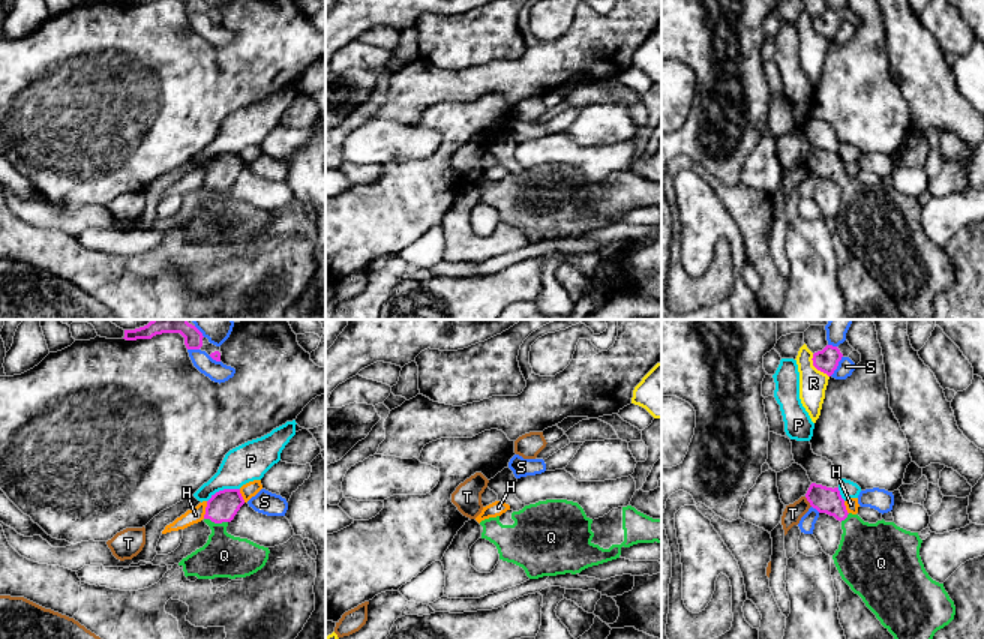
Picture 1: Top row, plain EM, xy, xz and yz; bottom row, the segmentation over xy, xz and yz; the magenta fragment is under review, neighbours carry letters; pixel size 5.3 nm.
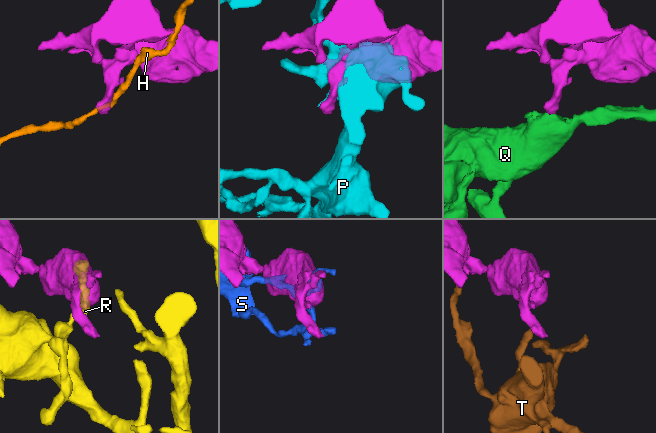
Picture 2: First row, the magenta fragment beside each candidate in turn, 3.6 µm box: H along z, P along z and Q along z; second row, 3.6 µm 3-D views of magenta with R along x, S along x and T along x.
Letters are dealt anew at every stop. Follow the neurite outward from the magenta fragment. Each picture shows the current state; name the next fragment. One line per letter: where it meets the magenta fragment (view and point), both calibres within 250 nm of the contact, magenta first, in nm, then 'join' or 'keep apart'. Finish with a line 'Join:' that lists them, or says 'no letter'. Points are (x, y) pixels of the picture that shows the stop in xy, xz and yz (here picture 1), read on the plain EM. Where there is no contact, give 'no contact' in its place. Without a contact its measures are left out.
H: meets magenta in xy at (206, 174); 160 nm thick on the magenta side, 90 nm on the other; keep apart
P: meets magenta in xy at (224, 153); 160 nm thick on the magenta side, 200 nm on the other; keep apart
Q: meets magenta in xy at (216, 186); 160 nm thick on the magenta side, 240 nm on the other; join
R: meets magenta in yz at (816, 32); 130 nm thick on the magenta side, 150 nm on the other; keep apart
S: meets magenta in yz at (837, 29); 130 nm thick on the magenta side, 90 nm on the other; keep apart
T: meets magenta in yz at (807, 164); 140 nm thick on the magenta side, 100 nm on the other; keep apart
Join: Q

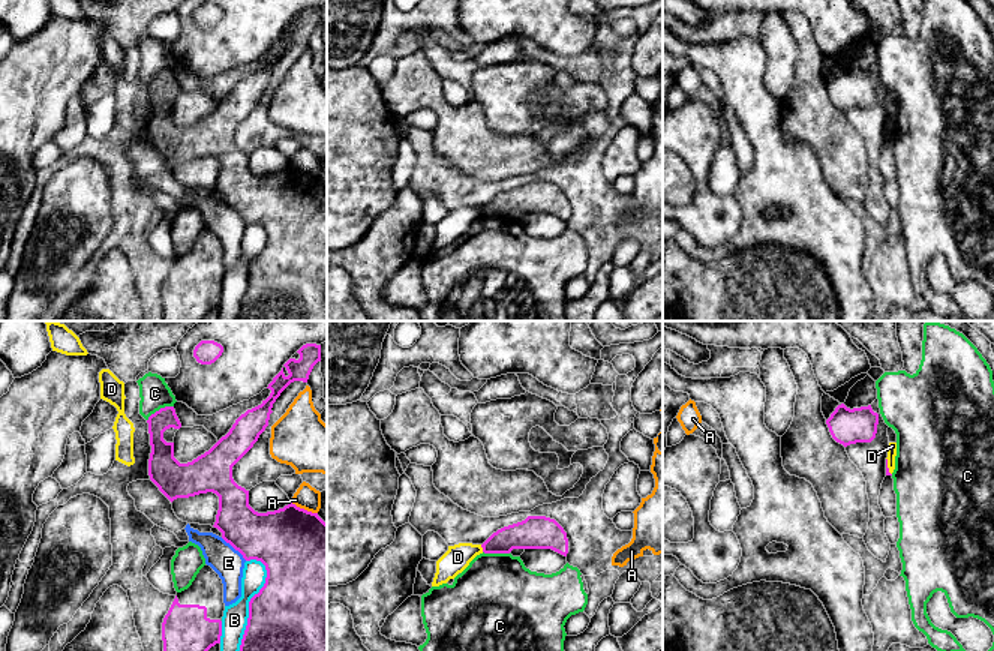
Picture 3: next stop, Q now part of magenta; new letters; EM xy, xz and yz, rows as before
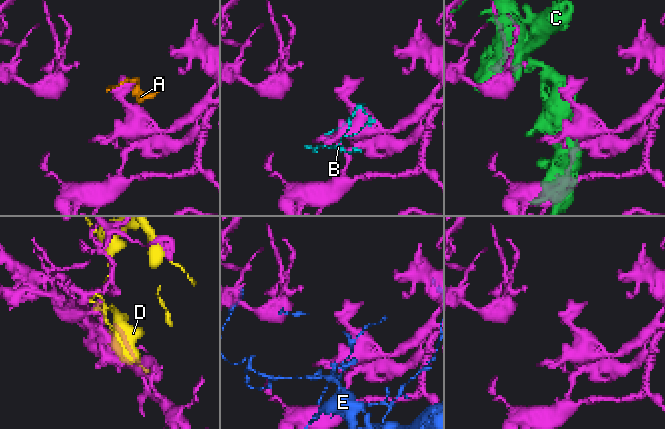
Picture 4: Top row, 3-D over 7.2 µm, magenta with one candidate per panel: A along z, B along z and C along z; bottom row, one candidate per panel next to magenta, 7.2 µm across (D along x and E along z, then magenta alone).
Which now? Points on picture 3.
A: meets magenta in xy at (303, 173); 420 nm thick on the magenta side, 130 nm on the other; keep apart
B: meets magenta in xy at (249, 270); 480 nm thick on the magenta side, 140 nm on the other; keep apart
C: meets magenta in xy at (161, 72); 130 nm thick on the magenta side, 160 nm on the other; keep apart
D: meets magenta in xz at (482, 210); 160 nm thick on the magenta side, 140 nm on the other; keep apart
E: meets magenta in xy at (234, 212); 320 nm thick on the magenta side, 160 nm on the other; keep apart
Join: no letter

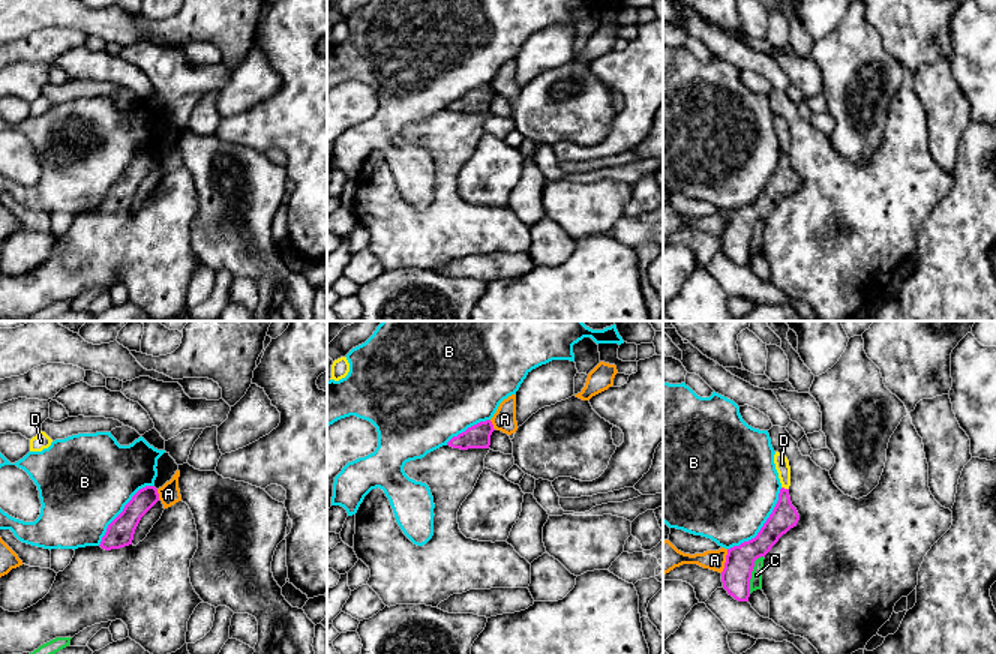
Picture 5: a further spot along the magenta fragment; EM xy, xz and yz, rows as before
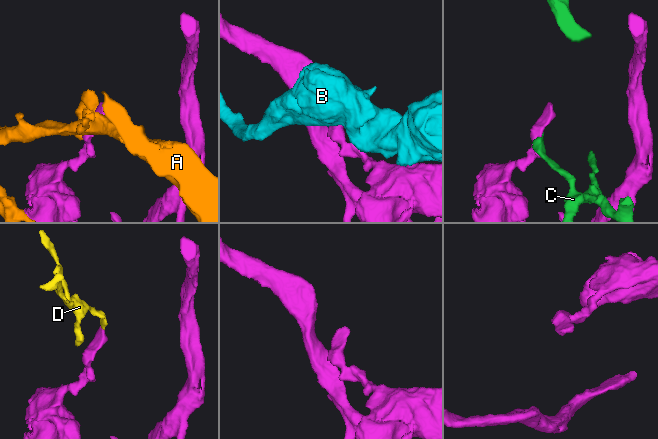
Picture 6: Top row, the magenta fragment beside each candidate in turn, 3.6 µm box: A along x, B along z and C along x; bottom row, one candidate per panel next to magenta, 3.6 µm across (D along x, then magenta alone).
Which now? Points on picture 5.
A: meets magenta in yz at (726, 225); 160 nm thick on the magenta side, 110 nm on the other; keep apart
B: meets magenta in yz at (764, 189); 160 nm thick on the magenta side, 480 nm on the other; keep apart
C: meets magenta in yz at (750, 237); 160 nm thick on the magenta side, 60 nm on the other; keep apart
D: meets magenta in yz at (783, 152); 140 nm thick on the magenta side, 80 nm on the other; keep apart
Join: no letter

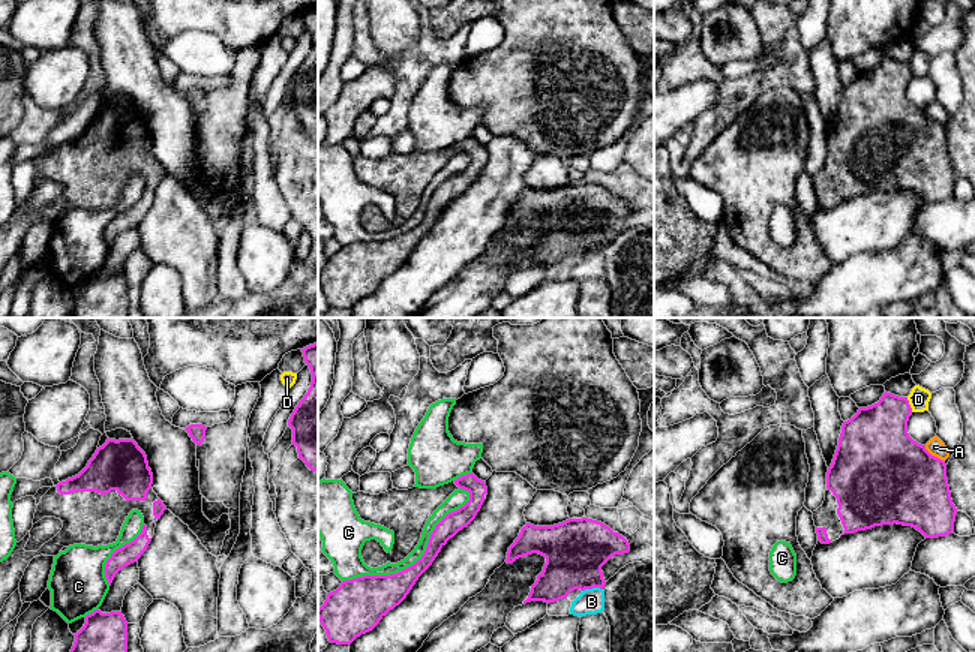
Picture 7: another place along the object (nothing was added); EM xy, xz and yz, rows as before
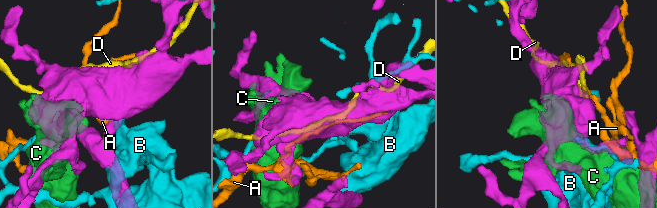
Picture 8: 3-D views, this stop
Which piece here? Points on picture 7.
A: meets magenta in yz at (933, 120); 480 nm thick on the magenta side, 90 nm on the other; keep apart
B: meets magenta in xz at (591, 252); 320 nm thick on the magenta side, 140 nm on the other; keep apart
C: meets magenta in xz at (417, 225); 190 nm thick on the magenta side, 90 nm on the other; keep apart
D: meets magenta in yz at (909, 69); 340 nm thick on the magenta side, 110 nm on the other; keep apart
Join: no letter

